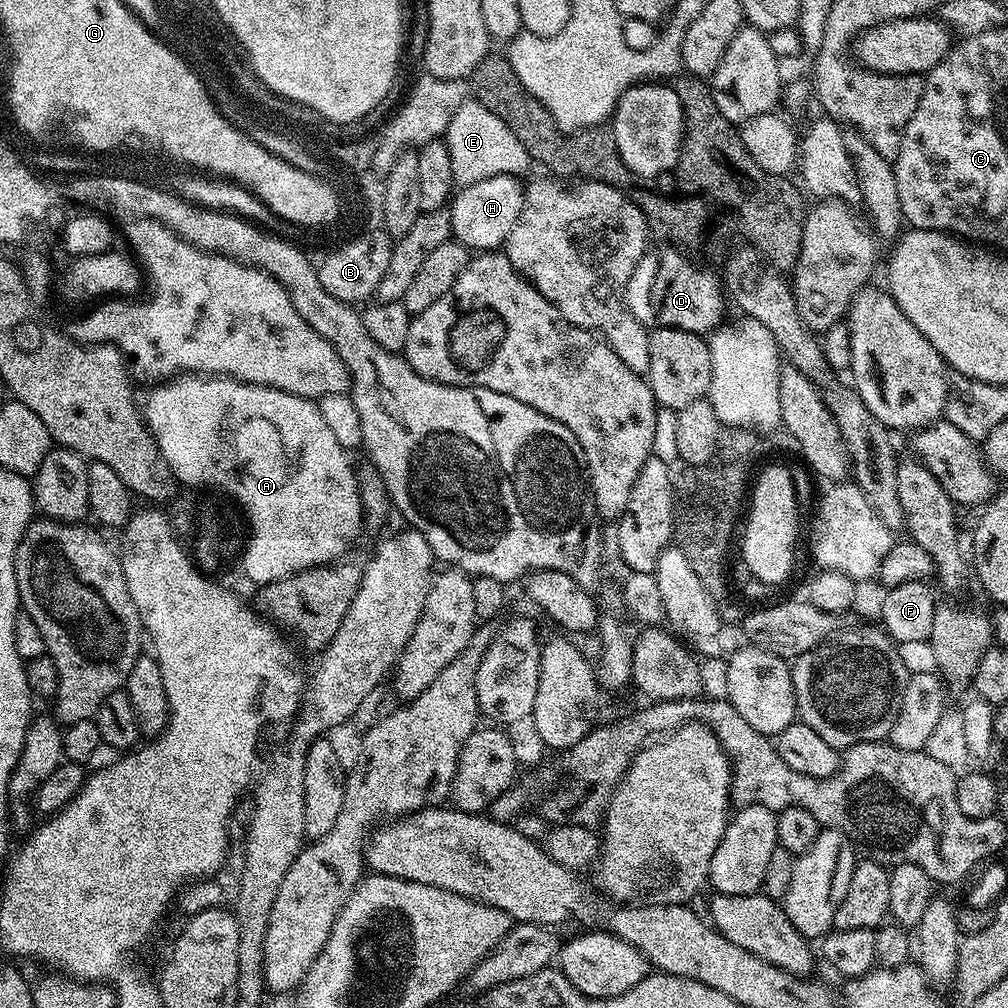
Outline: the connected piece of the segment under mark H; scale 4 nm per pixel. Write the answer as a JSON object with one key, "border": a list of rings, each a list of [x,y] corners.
{"border":[[[498,176],[461,187],[451,197],[448,217],[452,236],[469,250],[496,250],[514,230],[524,205],[525,185],[515,176]]]}

